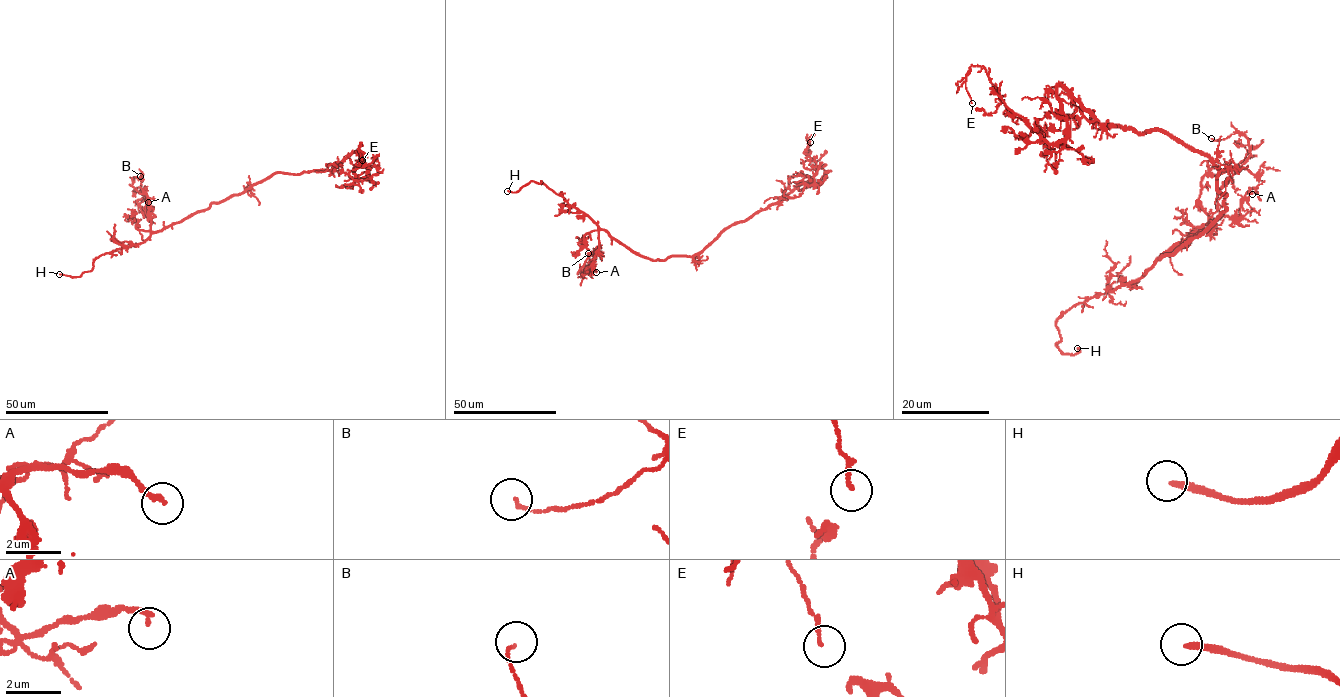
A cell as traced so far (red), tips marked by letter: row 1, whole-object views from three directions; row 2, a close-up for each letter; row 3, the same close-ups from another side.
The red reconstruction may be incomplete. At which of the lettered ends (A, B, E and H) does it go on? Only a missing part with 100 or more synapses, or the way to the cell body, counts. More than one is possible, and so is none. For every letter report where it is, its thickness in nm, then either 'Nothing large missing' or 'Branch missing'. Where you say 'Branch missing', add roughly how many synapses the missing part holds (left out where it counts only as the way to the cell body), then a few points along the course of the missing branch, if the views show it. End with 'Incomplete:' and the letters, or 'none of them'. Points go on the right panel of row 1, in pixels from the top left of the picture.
A: Place: (1252, 194). Thickness 180 nm. Nothing large missing
B: Place: (1211, 138). Thickness 110 nm. Nothing large missing
E: Place: (972, 103). Thickness 130 nm. Nothing large missing
H: Place: (1077, 348). Thickness 240 nm. Branch missing. Course of what is missing: (1077, 348), (1094, 331), (1104, 334)
Incomplete: H

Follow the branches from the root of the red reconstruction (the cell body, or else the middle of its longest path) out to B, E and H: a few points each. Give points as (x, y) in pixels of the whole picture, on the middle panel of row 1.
B: (699, 254), (653, 260), (631, 250), (603, 230), (599, 231), (598, 252), (589, 263), (589, 271), (588, 253)
E: (699, 254), (725, 229), (778, 203), (803, 183), (816, 186), (816, 164), (805, 150), (808, 139), (810, 142)
H: (699, 254), (663, 260), (645, 258), (620, 244), (540, 181), (530, 181), (516, 192), (507, 191)

